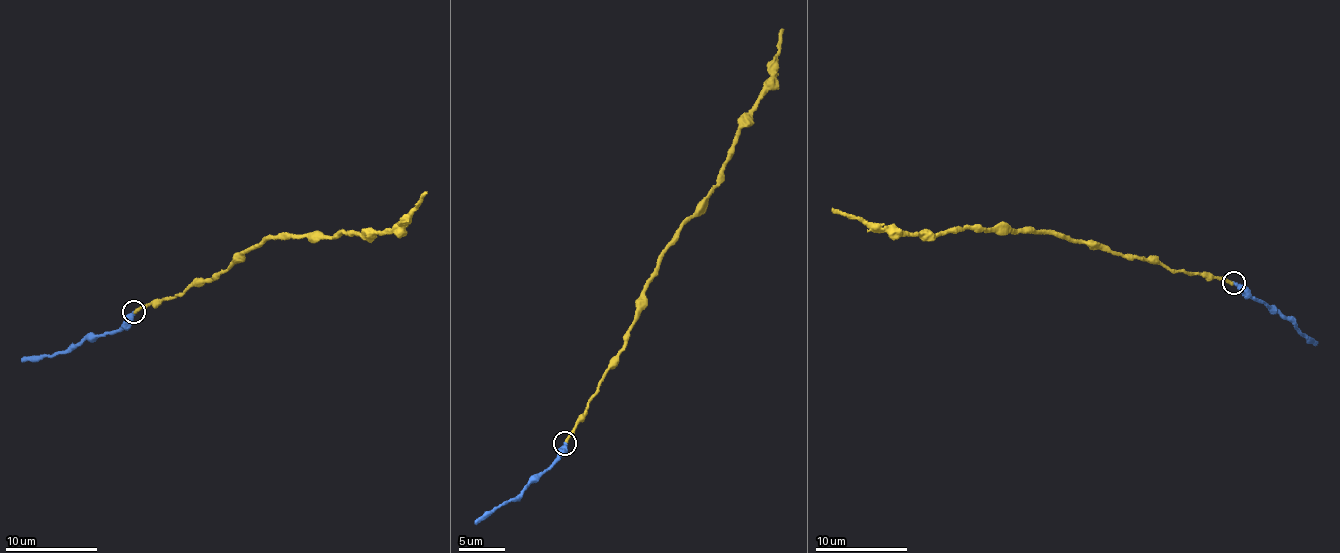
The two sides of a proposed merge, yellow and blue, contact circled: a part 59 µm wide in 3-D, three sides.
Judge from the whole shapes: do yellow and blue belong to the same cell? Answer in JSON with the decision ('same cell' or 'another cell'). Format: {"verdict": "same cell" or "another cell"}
{"verdict": "same cell"}

